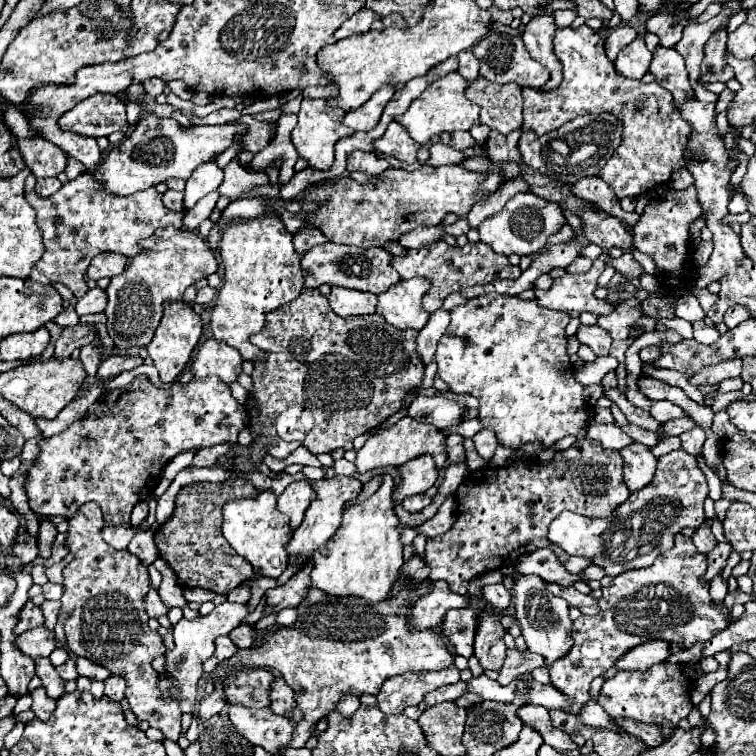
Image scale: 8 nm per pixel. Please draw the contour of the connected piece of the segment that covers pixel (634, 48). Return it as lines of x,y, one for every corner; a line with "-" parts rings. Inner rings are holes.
638,36
634,42
630,42
626,48
620,50
618,58
614,60
614,66
618,74
640,80
648,72
650,60
652,60
652,52
646,48
644,40

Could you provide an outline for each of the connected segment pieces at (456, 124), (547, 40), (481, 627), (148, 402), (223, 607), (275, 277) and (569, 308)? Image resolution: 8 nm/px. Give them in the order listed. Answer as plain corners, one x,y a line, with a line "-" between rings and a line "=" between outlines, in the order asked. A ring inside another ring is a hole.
450,72
448,76
436,80
432,86
428,86
420,98
416,98
408,112
404,116
398,116
396,120
408,130
410,138
418,144
426,144
430,142
430,138
434,134
442,134
442,132
456,132
456,130
464,130
468,132
472,126
480,124
478,120
478,114
480,114
480,106
470,102
464,94
464,90
468,88
468,80
464,80
458,72
=
532,18
522,34
524,46
530,52
534,60
538,60
542,66
552,66
552,76
548,84
542,90
556,88
562,80
562,70
558,64
558,58
554,56
554,32
556,32
556,22
554,18
=
480,610
474,656
486,670
502,668
506,658
506,646
504,646
504,628
500,624
500,614
488,614
486,610
=
136,376
128,386
124,386
124,388
114,388
114,390
102,394
102,396
88,408
86,416
80,418
80,420
76,420
74,424
70,424
68,430
64,430
64,432
58,434
58,436
44,438
44,440
40,442
40,456
38,456
36,464
32,466
32,470
30,470
28,478
26,478
26,484
24,484
24,486
26,486
26,492
28,492
28,496
30,496
30,508
32,508
36,514
42,514
42,516
64,516
66,520
70,520
70,518
78,512
78,508
80,508
84,502
92,500
92,502
96,502
96,504
102,508
102,514
104,514
106,524
110,524
110,526
130,524
130,514
132,514
134,504
140,502
140,500
146,500
148,496
152,496
154,488
158,486
158,482
160,482
160,478
162,478
162,470
166,468
166,464
168,464
176,454
180,454
180,452
184,452
184,450
190,450
190,448
216,446
216,444
224,444
224,442
236,444
238,432
240,432
246,424
248,424
248,412
246,412
246,408
238,404
238,400
232,396
228,384
224,384
222,380
218,380
218,376
194,378
194,380
190,380
186,386
180,384
180,382
174,382
168,390
156,388
146,376
=
224,602
216,606
208,616
198,616
194,620
180,620
174,626
174,650
166,652
166,672
156,672
158,674
158,684
160,684
160,696
164,700
178,700
180,708
184,714
194,714
194,704
198,698
198,682
204,676
202,664
214,654
214,640
218,636
228,634
232,628
236,628
242,618
248,616
248,606
246,604
234,604
234,602
-
170,686
178,688
178,694
170,694
=
270,210
270,212
266,212
266,216
258,216
256,220
232,222
222,232
220,256
222,256
222,264
224,264
224,282
222,282
216,306
212,310
212,320
210,320
212,334
216,340
224,340
228,346
236,348
244,360
264,358
264,352
250,342
250,336
262,330
264,318
268,312
292,302
304,288
300,256
296,254
296,250
292,246
292,234
286,232
286,226
282,224
280,216
276,216
276,212
=
596,260
586,274
566,274
556,278
550,290
534,290
538,304
552,310
566,312
592,312
592,314
610,314
612,304
594,298
594,288
600,272
604,270
604,262

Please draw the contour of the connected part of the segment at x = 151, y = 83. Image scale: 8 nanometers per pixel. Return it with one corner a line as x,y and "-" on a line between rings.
150,78
150,80
146,80
142,86
144,86
144,90
146,90
152,98
156,98
158,94
162,94
162,92
164,92
166,82
164,82
164,80
160,80
160,78

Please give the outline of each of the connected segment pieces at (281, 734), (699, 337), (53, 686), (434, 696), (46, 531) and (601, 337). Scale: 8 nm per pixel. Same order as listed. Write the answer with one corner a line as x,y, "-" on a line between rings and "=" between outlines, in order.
230,706
228,718
234,724
236,732
244,736
250,744
262,746
264,750
276,754
278,746
286,746
292,740
292,732
302,718
302,712
294,708
294,716
276,716
270,708
254,710
244,706
=
694,322
692,326
694,326
694,340
700,342
700,344
708,344
710,346
720,338
718,330
716,328
708,328
706,322
=
38,658
36,662
36,676
42,680
42,686
48,690
48,696
58,700
64,694
64,680
58,676
56,668
48,658
=
456,682
456,684
448,684
448,686
442,686
430,694
426,694
424,702
428,706
434,706
434,704
440,704
440,702
454,702
458,700
462,694
466,692
466,682
=
48,520
40,522
40,532
38,532
38,548
40,548
40,556
42,558
50,558
52,552
52,542
56,538
58,530
54,524
50,524
=
580,326
578,330
578,340
586,346
590,346
594,350
596,356
608,356
612,338
608,336
606,330
602,330
600,326

